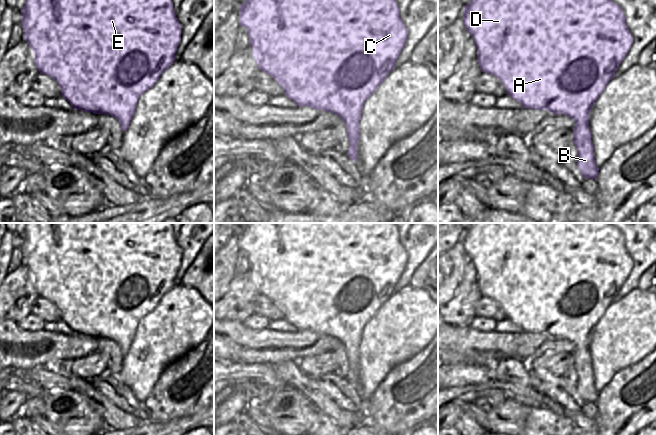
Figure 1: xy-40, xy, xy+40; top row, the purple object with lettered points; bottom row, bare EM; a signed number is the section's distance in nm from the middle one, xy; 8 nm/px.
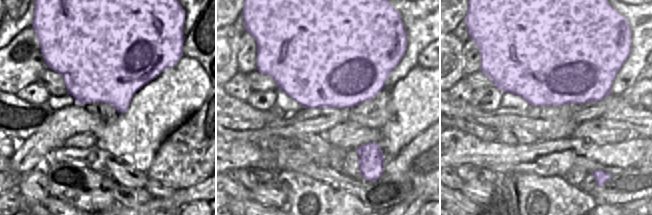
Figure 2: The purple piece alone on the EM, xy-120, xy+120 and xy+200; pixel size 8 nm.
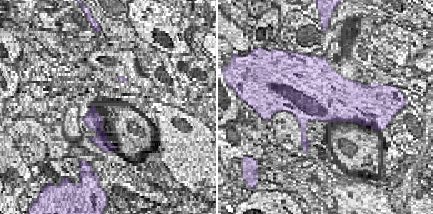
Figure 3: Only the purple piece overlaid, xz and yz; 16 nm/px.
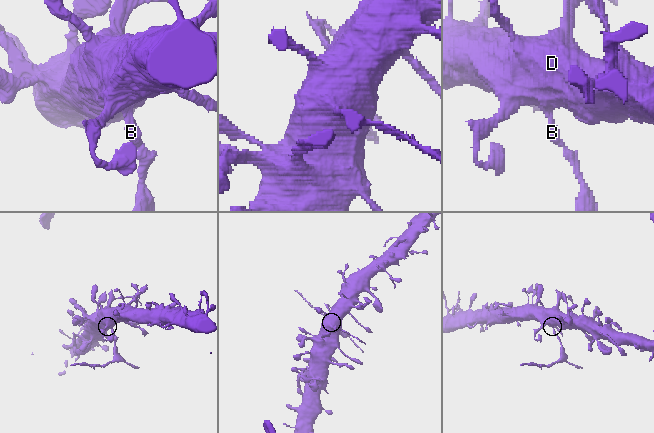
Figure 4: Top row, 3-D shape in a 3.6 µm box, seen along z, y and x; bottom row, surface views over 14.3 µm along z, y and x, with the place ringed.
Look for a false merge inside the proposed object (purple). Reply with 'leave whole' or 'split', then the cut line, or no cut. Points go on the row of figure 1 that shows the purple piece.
split; cut in xy+40 along (588, 121), (581, 123), (575, 145)

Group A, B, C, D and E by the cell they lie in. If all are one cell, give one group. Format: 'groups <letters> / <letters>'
groups A C D E / B

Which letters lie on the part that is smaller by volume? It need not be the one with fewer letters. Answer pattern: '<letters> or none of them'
B

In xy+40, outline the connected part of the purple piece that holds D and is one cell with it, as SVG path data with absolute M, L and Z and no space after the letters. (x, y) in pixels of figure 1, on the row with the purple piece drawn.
M471 0L463 9L465 30L473 37L477 47L477 61L481 72L492 74L504 85L507 96L521 103L523 108L548 110L554 114L564 114L575 121L573 143L577 145L582 122L589 122L591 107L603 92L609 81L615 77L615 71L627 55L633 37L625 23L621 7L612 0Z

